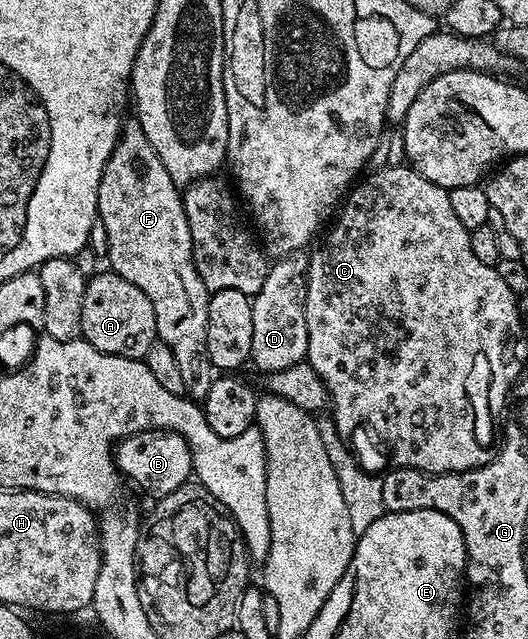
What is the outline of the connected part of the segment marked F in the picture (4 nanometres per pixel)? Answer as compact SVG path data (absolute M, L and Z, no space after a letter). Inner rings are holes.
M136 118L127 119L104 166L98 191L98 219L104 222L104 230L108 230L106 256L113 272L120 274L120 278L128 278L132 286L148 294L148 302L152 302L152 314L156 314L157 339L168 346L168 350L172 350L172 358L176 358L176 367L184 377L189 399L201 402L206 399L208 390L212 390L212 382L216 379L216 369L210 361L206 345L211 292L204 286L194 265L192 230L188 226L182 197L179 185L168 174L164 162L160 162L160 154L156 154L156 146L148 142L148 134L144 134L140 122Z

